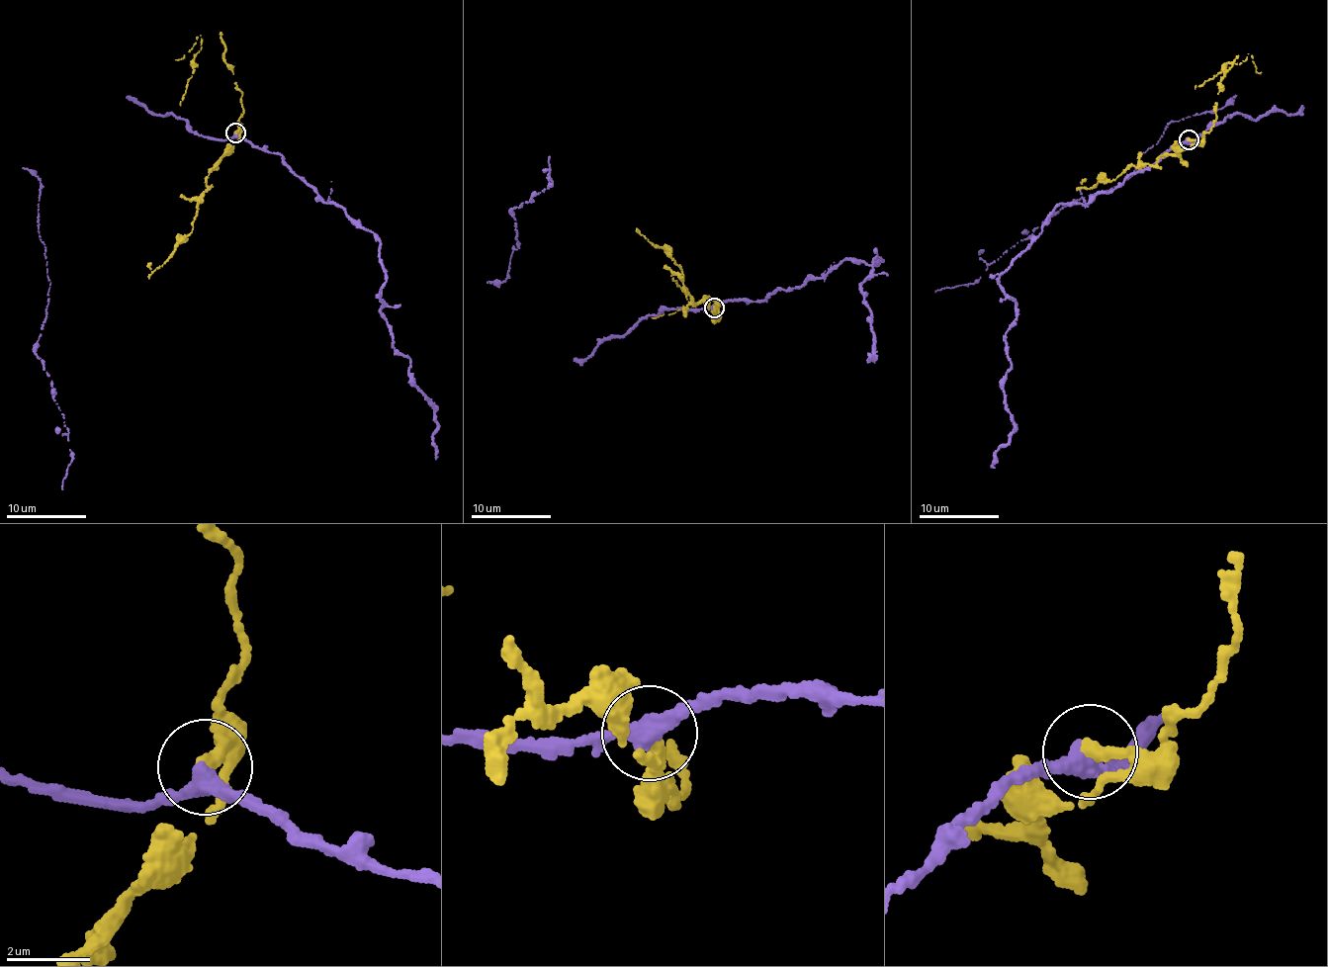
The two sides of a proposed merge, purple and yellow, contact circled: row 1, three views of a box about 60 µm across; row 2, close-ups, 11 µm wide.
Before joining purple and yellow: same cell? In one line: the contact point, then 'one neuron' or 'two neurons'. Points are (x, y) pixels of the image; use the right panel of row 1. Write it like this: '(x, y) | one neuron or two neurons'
(1189, 139) | two neurons

